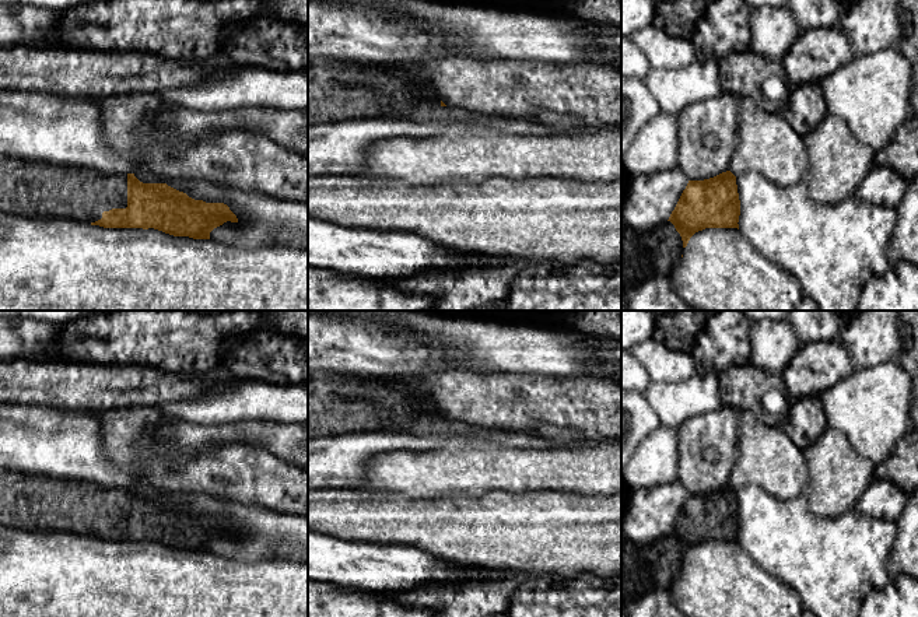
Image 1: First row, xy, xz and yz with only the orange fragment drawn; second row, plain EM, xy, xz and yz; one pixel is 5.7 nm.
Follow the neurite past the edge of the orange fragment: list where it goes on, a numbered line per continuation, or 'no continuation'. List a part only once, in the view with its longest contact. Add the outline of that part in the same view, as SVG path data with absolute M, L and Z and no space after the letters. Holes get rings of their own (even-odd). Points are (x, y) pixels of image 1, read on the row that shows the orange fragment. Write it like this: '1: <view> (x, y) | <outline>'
1: xy (35, 189) | M0 154L0 213L28 218L56 218L95 222L104 211L127 207L127 173L59 165Z

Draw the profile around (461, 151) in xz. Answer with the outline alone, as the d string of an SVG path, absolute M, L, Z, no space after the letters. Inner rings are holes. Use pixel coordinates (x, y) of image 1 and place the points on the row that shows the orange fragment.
M420 106L403 119L442 123L444 130L428 139L395 137L374 144L365 158L371 178L400 178L407 183L480 183L493 176L523 182L528 178L564 178L582 182L621 179L621 127L578 134L516 134L498 127L472 126L449 120L449 106Z

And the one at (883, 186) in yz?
M873 165L854 196L868 203L897 208L907 186L908 182L893 169Z

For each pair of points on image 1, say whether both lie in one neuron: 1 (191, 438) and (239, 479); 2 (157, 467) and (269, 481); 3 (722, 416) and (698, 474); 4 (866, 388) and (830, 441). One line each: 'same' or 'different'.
1: different
2: same
3: same
4: different

